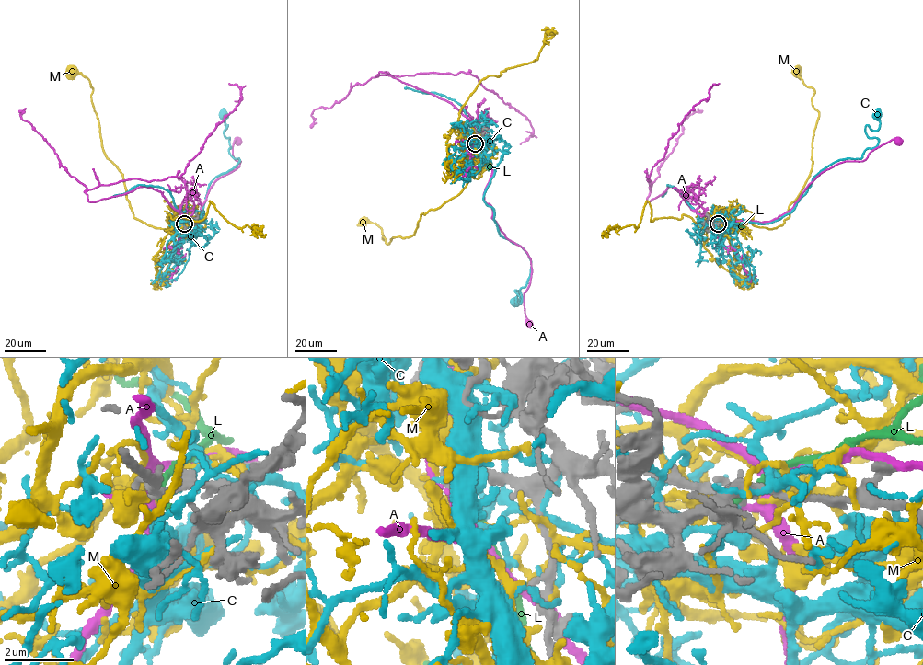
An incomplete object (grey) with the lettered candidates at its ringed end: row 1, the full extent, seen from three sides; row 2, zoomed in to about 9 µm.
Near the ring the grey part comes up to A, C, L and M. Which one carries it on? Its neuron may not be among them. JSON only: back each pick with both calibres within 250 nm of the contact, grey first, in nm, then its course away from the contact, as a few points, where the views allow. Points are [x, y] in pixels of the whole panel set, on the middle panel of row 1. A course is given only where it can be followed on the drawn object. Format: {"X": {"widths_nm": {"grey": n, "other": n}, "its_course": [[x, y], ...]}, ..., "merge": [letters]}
{"merge": []}

